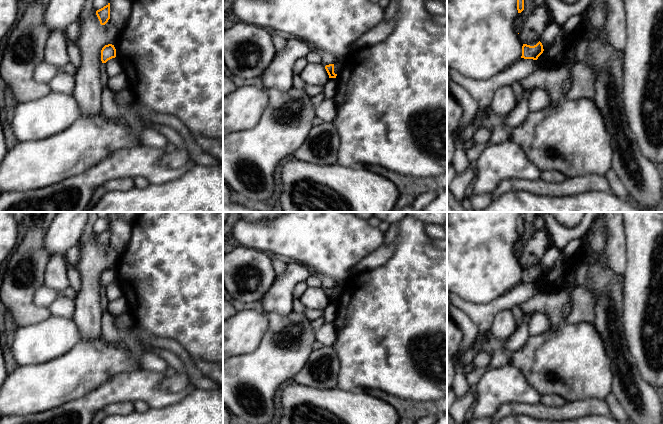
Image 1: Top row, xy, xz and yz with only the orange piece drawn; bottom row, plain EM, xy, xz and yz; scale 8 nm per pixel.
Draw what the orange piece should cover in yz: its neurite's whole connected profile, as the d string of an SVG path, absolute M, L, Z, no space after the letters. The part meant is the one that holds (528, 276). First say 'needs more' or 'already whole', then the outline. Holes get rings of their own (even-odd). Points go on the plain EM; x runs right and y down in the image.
already whole; M540 265L534 270L523 268L521 282L537 284L543 275L543 269Z

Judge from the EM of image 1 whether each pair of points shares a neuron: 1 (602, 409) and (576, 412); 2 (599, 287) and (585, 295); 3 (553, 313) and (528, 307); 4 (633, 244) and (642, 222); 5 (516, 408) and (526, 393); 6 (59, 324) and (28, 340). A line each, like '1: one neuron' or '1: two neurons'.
1: one neuron
2: two neurons
3: one neuron
4: one neuron
5: two neurons
6: one neuron

